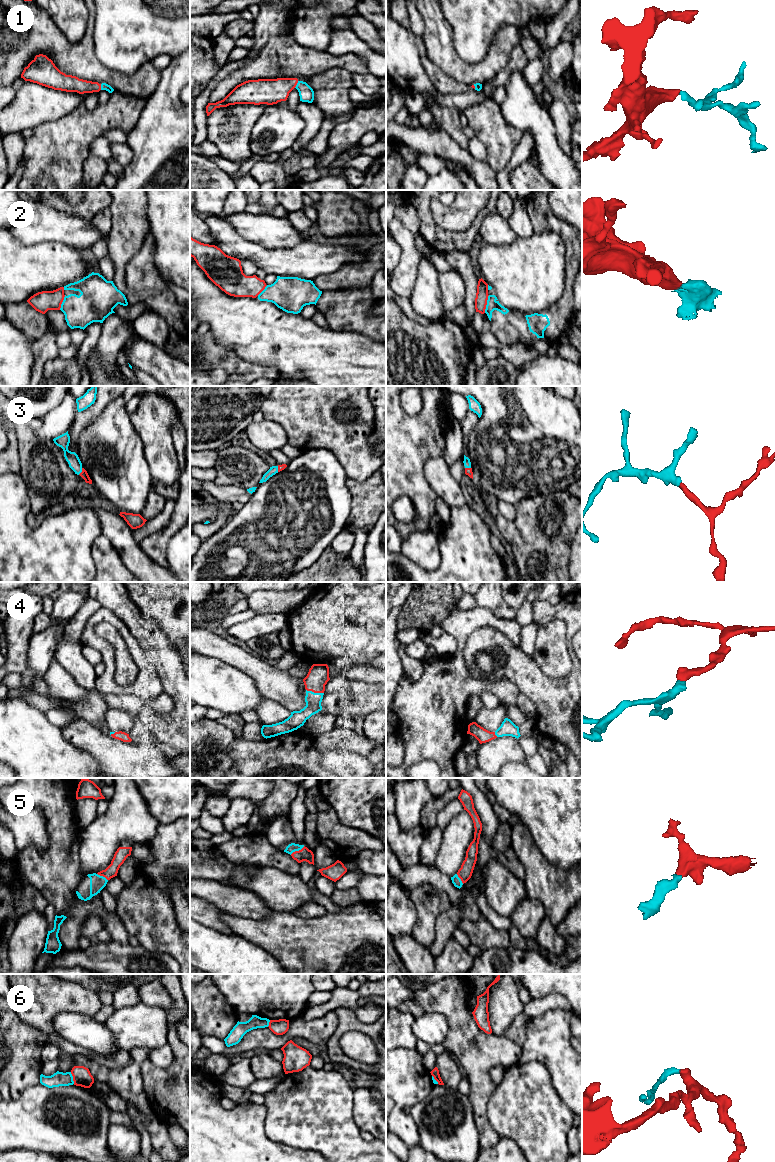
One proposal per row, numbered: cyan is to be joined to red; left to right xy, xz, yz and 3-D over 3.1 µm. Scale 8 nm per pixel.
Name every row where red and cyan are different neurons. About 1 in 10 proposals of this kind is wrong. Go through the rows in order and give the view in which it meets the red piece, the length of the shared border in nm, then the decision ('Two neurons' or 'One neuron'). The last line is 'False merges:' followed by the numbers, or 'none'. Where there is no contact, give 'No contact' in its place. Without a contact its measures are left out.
1: Touches red in xz. Shared border 70 nm. One neuron
2: Touches red in yz. Shared border 150 nm. Two neurons
3: Touches red in xy. Shared border 70 nm. One neuron
4: Touches red in xz. Shared border 150 nm. One neuron
5: Touches red in xz. Shared border 140 nm. One neuron
6: Touches red in xy. Shared border 100 nm. One neuron
False merges: 2

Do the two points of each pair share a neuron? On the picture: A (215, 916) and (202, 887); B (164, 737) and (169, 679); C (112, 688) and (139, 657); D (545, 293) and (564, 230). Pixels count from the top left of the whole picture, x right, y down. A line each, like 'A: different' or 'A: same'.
A: different
B: same
C: same
D: different

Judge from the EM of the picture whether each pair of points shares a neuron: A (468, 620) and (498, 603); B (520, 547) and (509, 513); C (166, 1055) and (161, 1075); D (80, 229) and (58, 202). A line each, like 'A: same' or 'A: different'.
A: different
B: different
C: different
D: different

